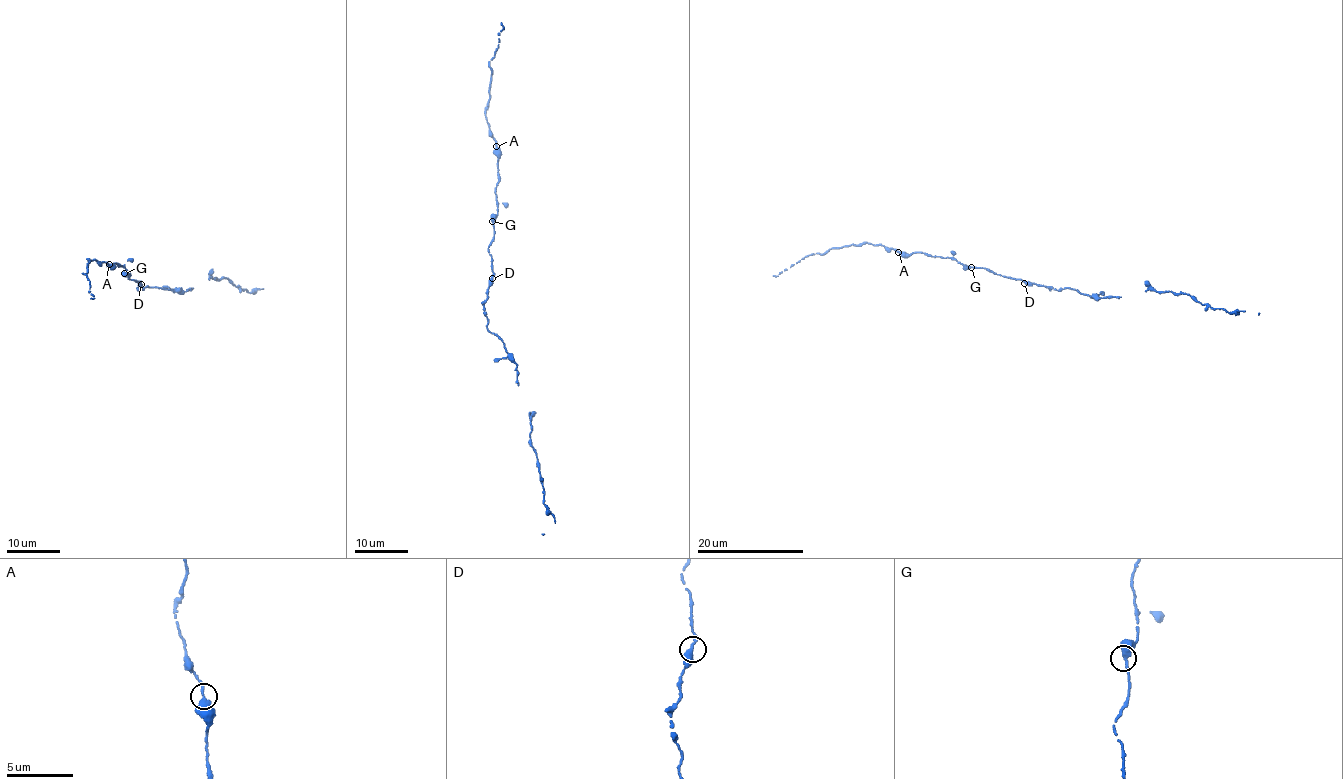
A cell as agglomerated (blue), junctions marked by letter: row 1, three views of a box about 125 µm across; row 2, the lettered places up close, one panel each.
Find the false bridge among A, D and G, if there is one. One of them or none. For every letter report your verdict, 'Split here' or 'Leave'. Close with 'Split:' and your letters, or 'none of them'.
A: Leave
D: Leave
G: Leave
Split: none of them

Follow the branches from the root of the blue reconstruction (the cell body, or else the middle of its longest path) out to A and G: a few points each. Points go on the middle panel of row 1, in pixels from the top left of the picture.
A: (491, 278), (492, 258), (487, 248), (494, 238), (493, 217), (498, 213), (496, 146)
G: (491, 278), (492, 258), (487, 248), (494, 238), (492, 221)

